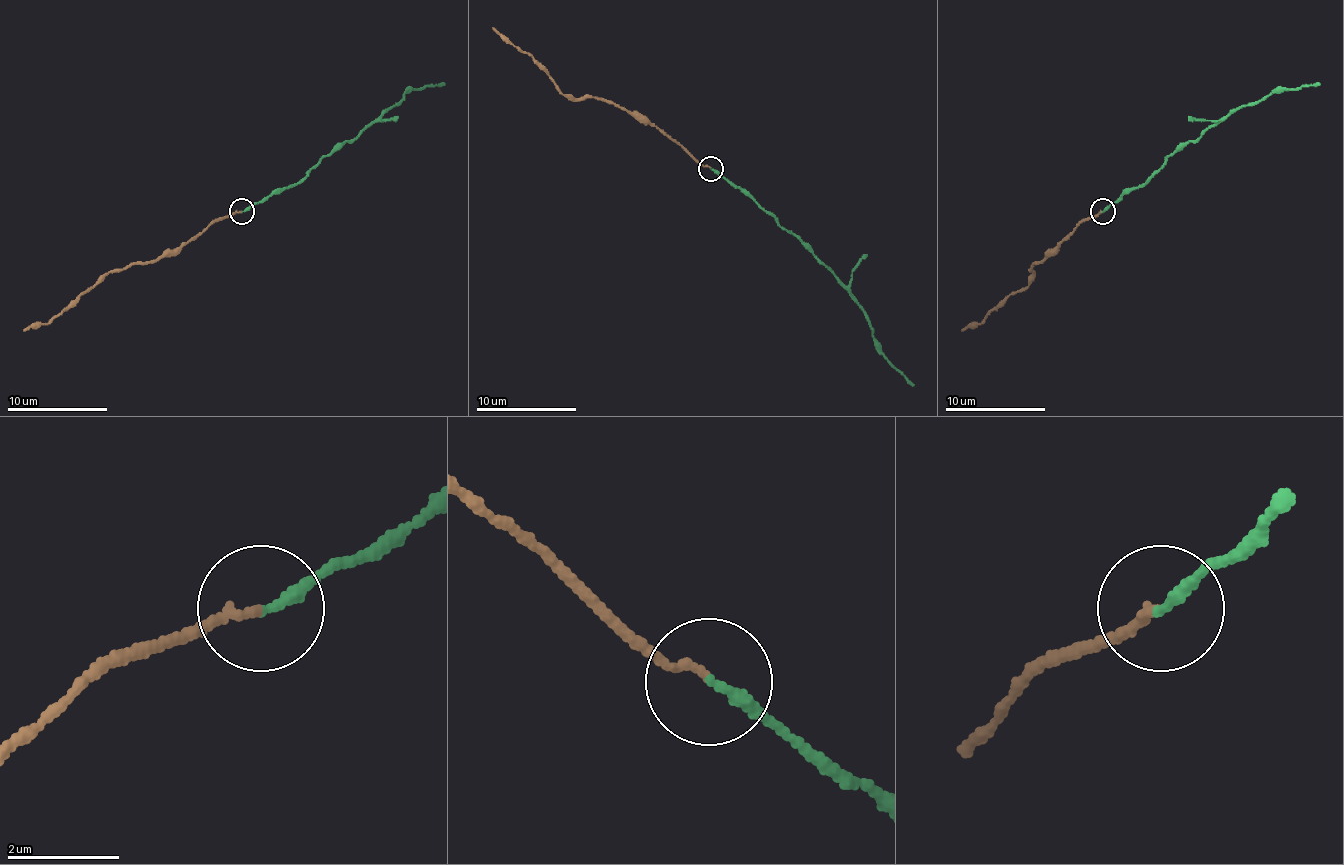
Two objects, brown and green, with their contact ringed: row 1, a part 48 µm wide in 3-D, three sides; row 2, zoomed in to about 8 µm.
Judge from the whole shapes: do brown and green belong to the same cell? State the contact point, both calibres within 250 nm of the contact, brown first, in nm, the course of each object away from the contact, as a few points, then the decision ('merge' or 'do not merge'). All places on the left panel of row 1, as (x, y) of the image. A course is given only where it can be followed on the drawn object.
at (242, 211); 140 nm thick on the brown side, 190 nm on the other; brown runs (241, 210), (218, 218), (155, 261), (115, 268), (62, 314), (24, 331); green runs (241, 210), (296, 185), (327, 155), (349, 142), (380, 114), (397, 104), (410, 89), (445, 84); merge

